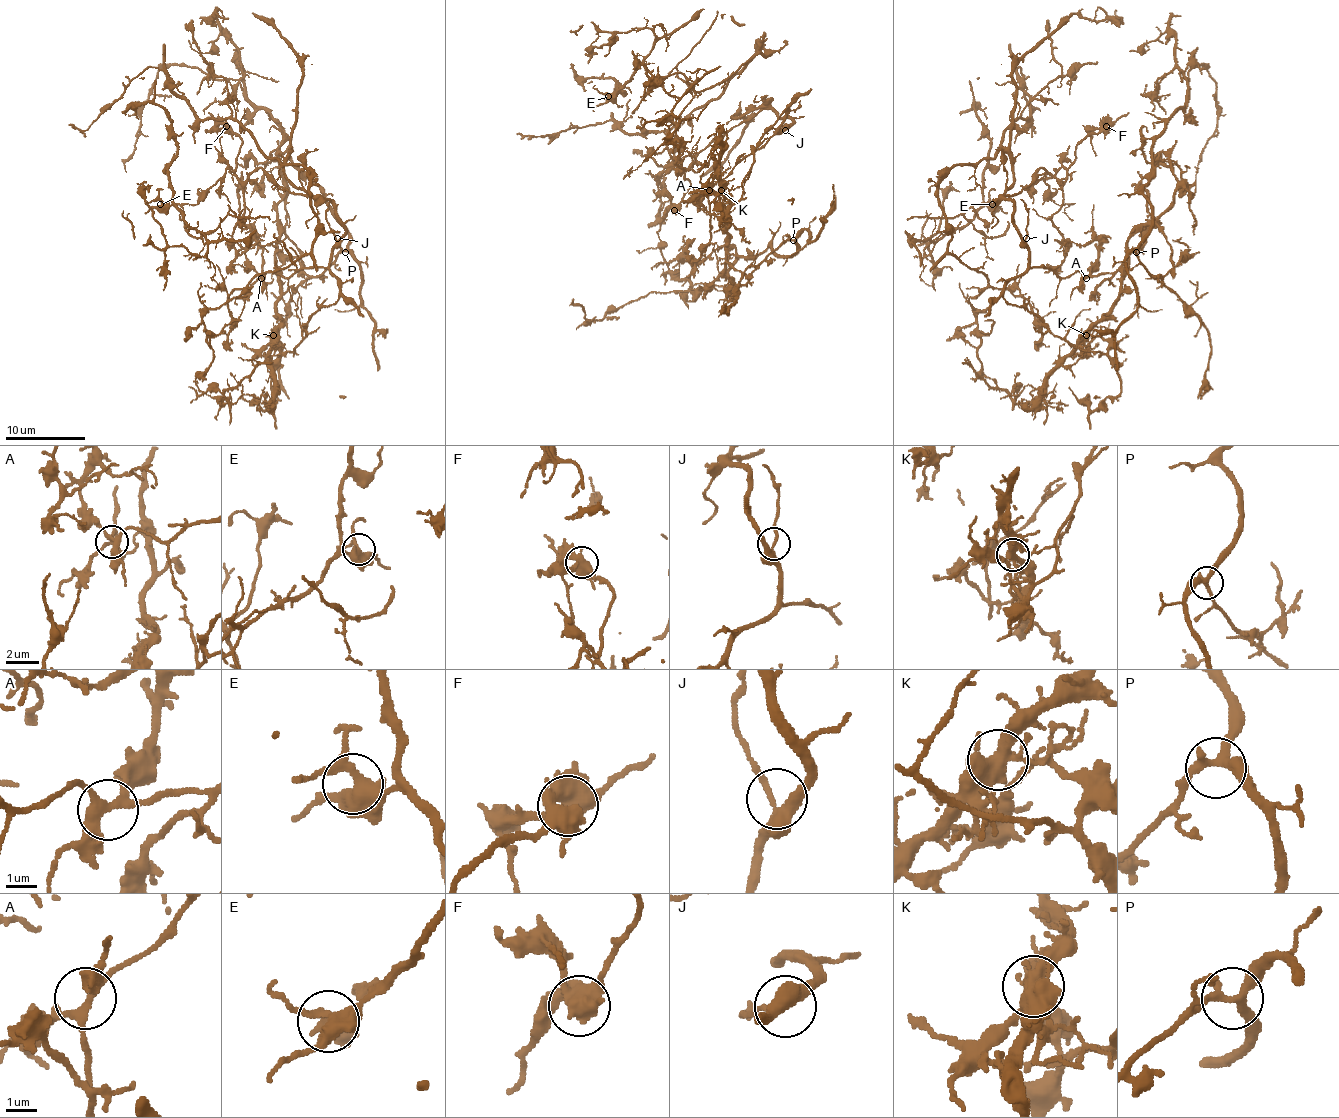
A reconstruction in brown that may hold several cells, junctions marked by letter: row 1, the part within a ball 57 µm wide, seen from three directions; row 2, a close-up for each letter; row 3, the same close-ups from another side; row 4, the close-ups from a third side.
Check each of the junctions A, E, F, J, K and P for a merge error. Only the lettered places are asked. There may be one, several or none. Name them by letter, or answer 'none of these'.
K

